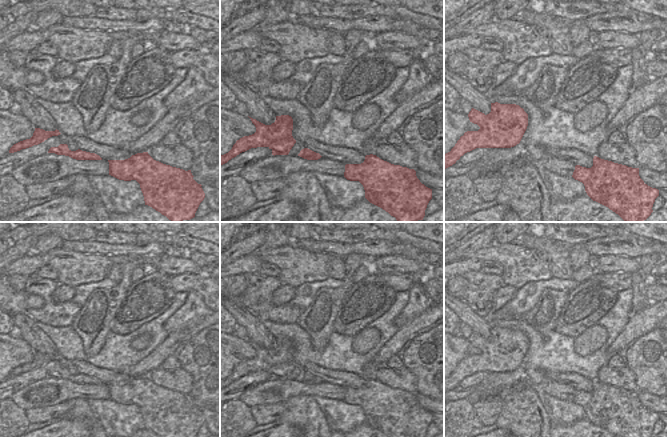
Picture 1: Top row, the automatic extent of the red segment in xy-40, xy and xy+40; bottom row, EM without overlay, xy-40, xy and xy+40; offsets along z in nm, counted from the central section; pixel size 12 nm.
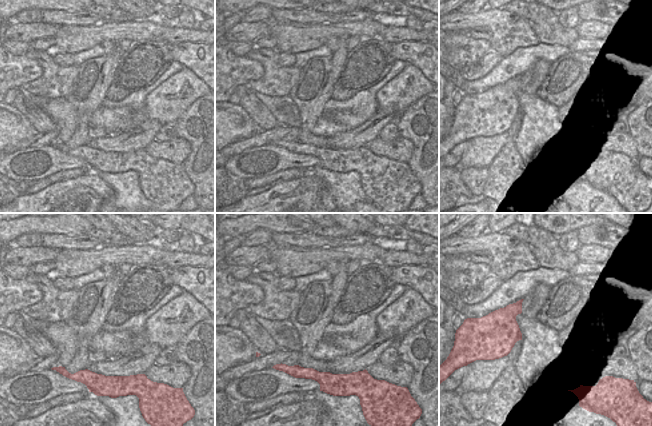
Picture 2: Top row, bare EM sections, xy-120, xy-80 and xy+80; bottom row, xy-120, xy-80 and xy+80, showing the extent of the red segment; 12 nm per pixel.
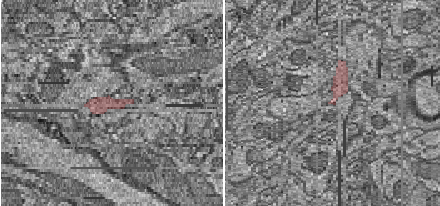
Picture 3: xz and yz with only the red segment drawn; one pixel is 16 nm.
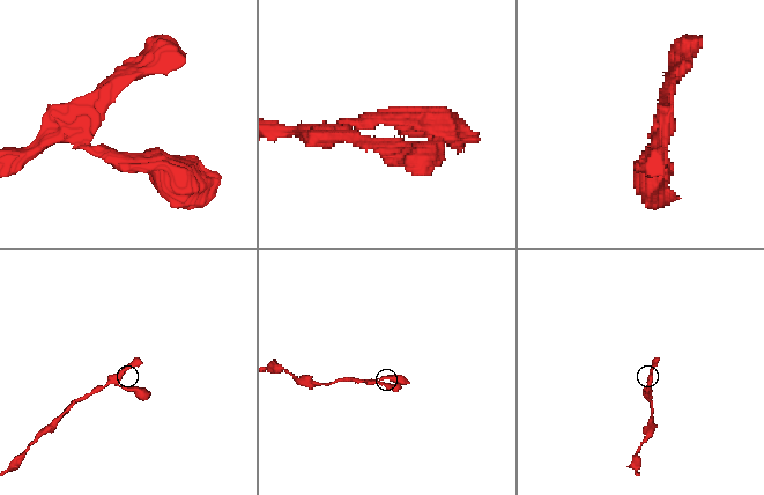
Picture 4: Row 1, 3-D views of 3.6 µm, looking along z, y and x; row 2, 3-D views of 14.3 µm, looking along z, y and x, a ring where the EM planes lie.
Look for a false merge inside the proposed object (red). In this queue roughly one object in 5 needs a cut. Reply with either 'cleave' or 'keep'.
cleave

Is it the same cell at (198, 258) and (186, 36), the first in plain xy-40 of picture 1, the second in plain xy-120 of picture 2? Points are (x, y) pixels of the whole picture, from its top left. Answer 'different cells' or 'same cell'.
different cells

